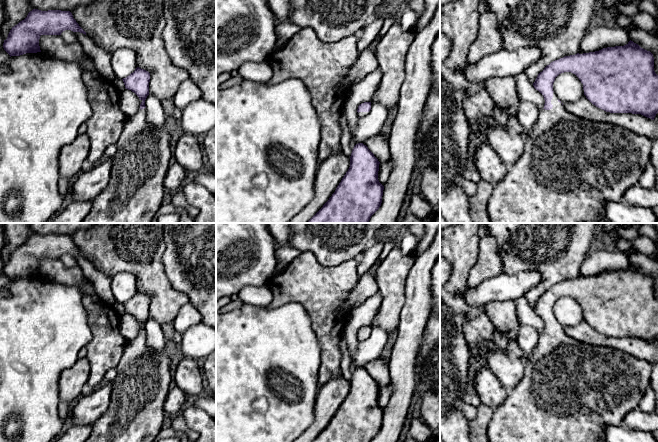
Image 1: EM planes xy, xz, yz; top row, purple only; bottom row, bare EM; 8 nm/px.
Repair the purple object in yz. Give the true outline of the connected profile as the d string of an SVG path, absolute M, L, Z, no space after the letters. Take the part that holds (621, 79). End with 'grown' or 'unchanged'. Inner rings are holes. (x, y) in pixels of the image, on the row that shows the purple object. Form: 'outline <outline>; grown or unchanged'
outline M629 41L624 46L615 46L603 48L599 51L575 54L565 56L547 65L540 72L533 83L533 86L544 97L544 108L539 113L539 118L533 126L529 136L525 139L525 147L521 157L515 164L508 169L505 177L494 185L493 192L487 204L487 212L492 223L600 223L607 220L605 215L605 201L623 202L624 193L632 186L639 183L640 177L648 163L650 163L650 152L653 141L645 136L638 135L629 129L610 123L598 123L589 121L581 117L576 117L569 113L563 106L563 103L558 99L553 91L553 83L555 78L564 72L575 74L583 84L584 95L596 107L610 113L632 113L641 114L647 118L654 120L658 113L658 75L654 71L654 57L650 51L641 48L633 41Z; grown

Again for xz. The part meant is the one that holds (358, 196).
outline M363 143L354 146L350 167L335 192L307 223L368 223L382 203L384 186L378 180L380 162Z; unchanged

